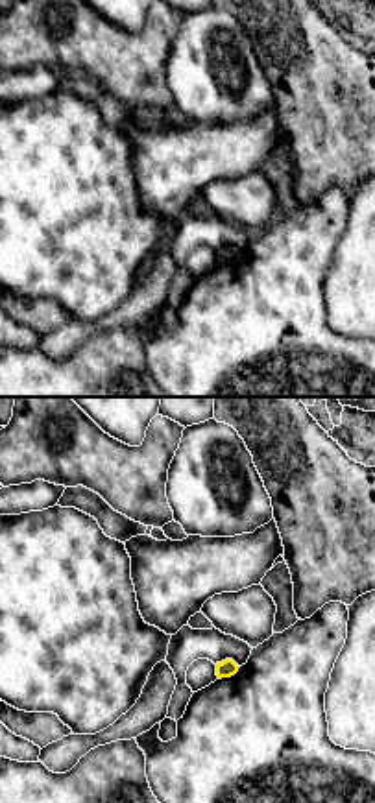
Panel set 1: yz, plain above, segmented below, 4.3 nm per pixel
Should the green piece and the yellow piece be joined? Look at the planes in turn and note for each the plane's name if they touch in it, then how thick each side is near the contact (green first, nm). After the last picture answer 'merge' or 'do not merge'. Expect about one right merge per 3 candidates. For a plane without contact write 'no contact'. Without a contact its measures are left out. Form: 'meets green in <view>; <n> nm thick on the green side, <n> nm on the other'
no contact

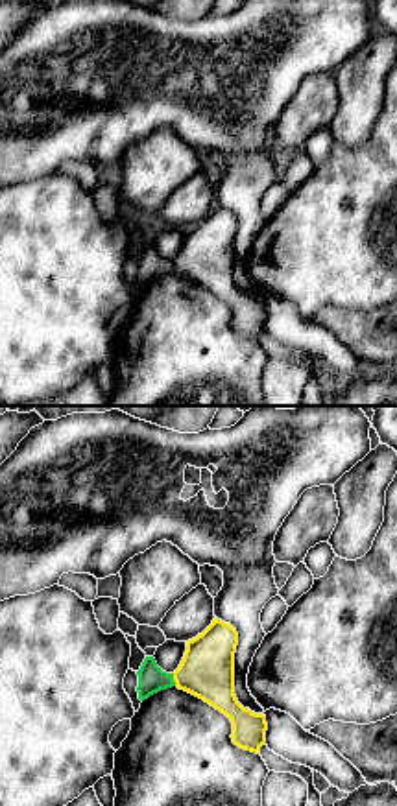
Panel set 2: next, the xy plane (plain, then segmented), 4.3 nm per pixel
meets green in xy; 120 nm thick on the green side, 240 nm on the other

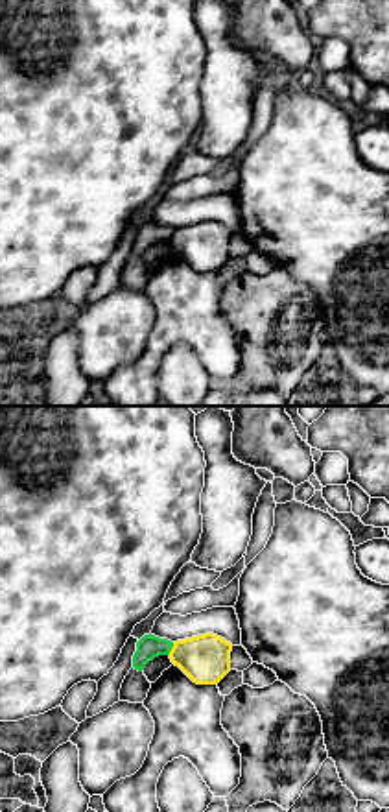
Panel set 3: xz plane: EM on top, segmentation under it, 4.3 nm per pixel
meets green in xz; 110 nm thick on the green side, 220 nm on the other

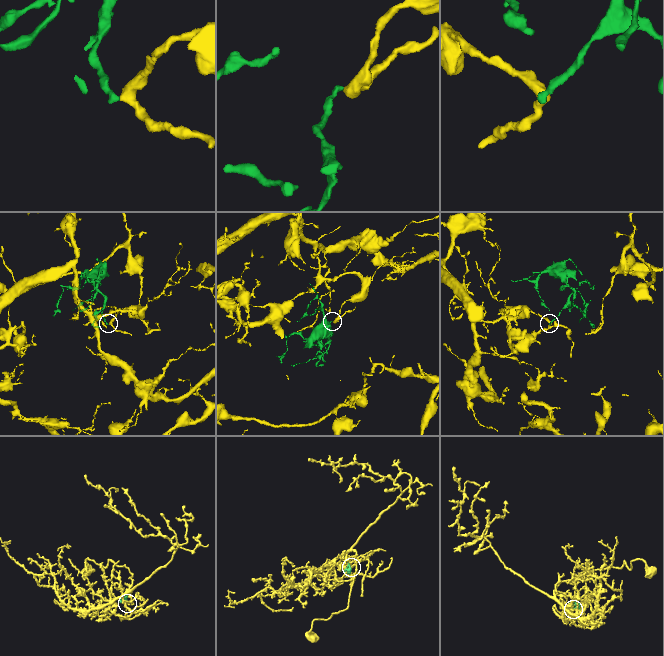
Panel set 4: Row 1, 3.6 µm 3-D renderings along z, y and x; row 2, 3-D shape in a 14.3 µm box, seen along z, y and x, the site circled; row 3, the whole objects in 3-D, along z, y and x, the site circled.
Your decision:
do not merge

